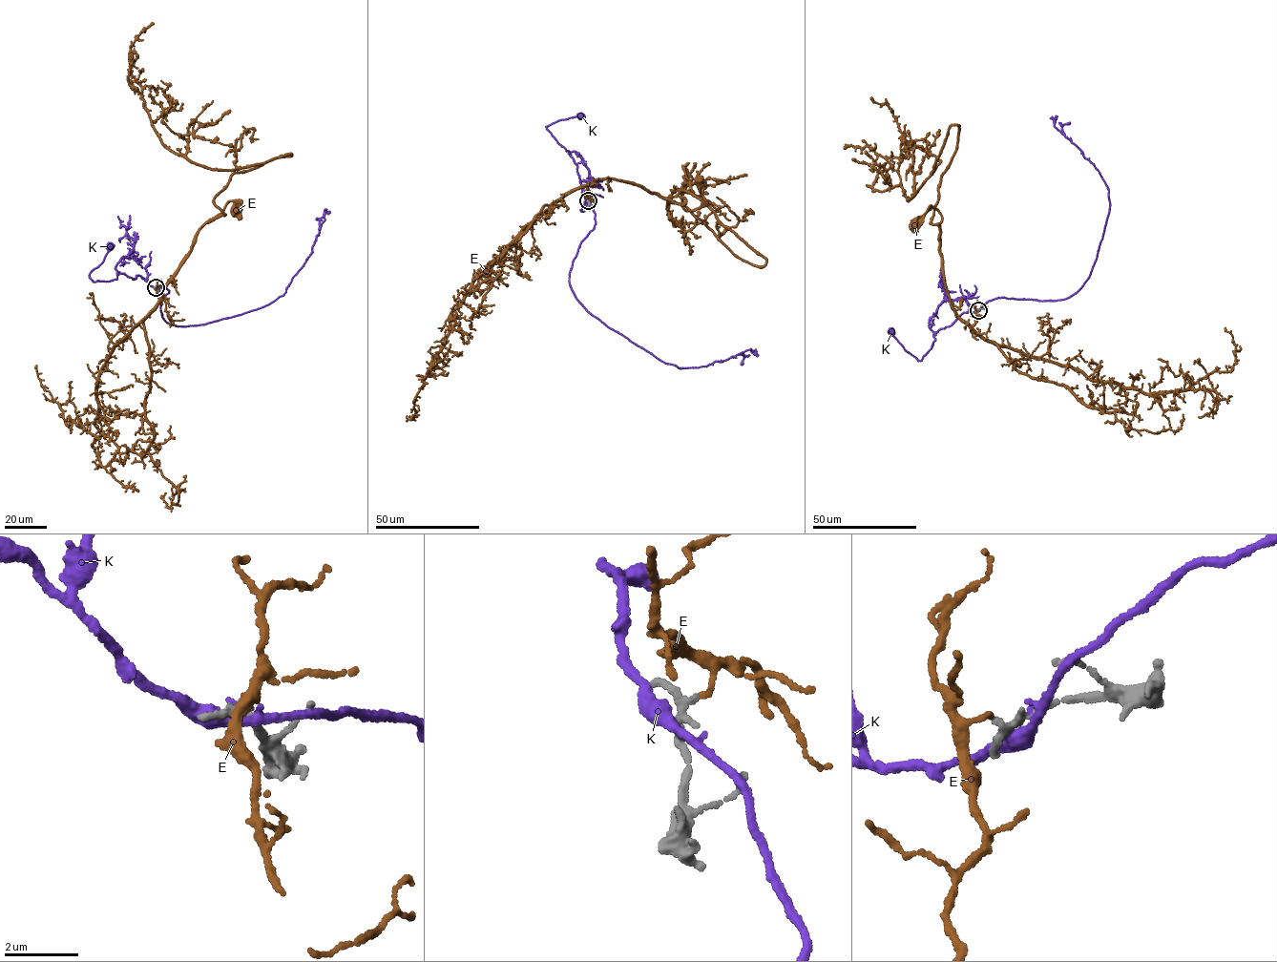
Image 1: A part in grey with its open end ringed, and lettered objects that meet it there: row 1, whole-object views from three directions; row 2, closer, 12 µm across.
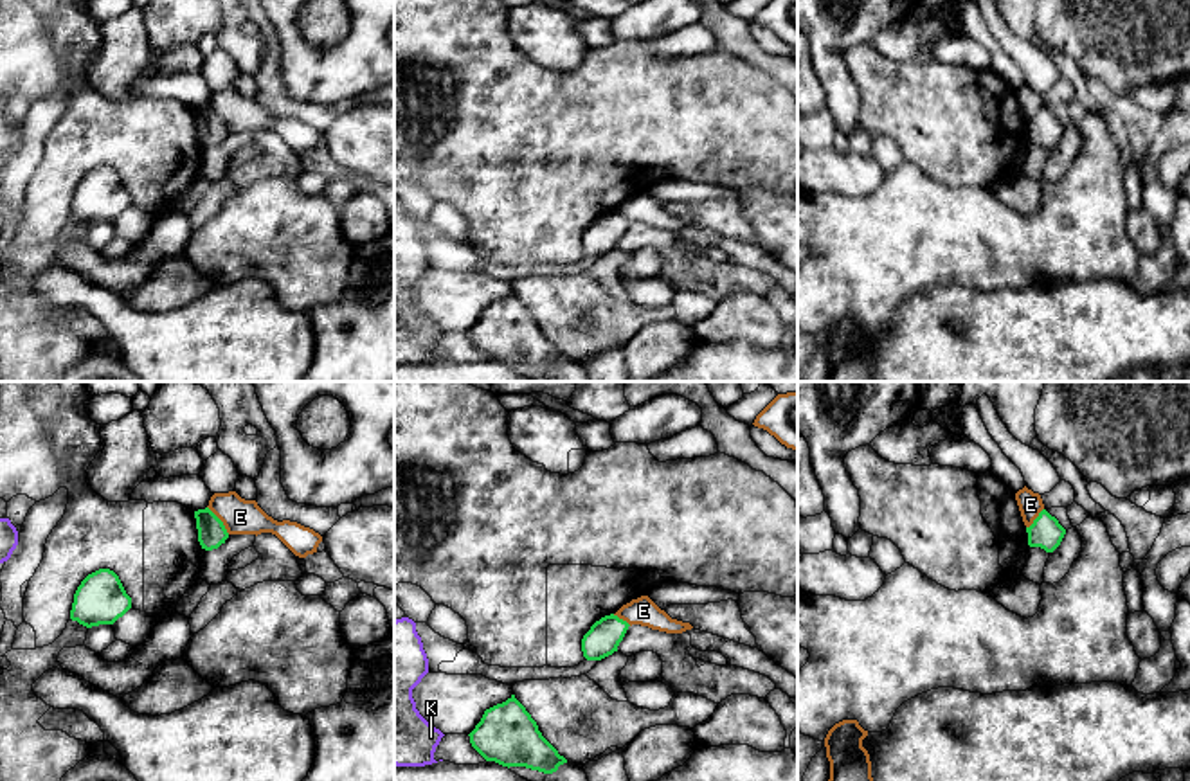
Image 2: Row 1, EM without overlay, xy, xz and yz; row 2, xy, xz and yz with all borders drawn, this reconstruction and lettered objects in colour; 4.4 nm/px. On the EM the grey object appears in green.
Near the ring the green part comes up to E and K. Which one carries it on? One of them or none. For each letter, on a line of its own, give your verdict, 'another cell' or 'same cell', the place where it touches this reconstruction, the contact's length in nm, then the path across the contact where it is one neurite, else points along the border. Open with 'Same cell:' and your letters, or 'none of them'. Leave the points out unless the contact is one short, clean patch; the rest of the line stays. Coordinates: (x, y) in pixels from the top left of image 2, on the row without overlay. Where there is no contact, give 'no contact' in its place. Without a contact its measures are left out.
Same cell: none of them
E: another cell | xy (220, 117) | 160 nm | along xy (207, 103), (229, 130)
K: another cell | no contact

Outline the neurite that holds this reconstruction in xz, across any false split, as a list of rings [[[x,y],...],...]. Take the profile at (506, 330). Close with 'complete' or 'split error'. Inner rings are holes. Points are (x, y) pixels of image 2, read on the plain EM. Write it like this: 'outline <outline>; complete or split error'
outline [[[511,292],[506,299],[484,308],[481,319],[468,331],[472,344],[486,356],[502,364],[526,364],[553,371],[567,360],[542,333],[536,319]]]; complete

